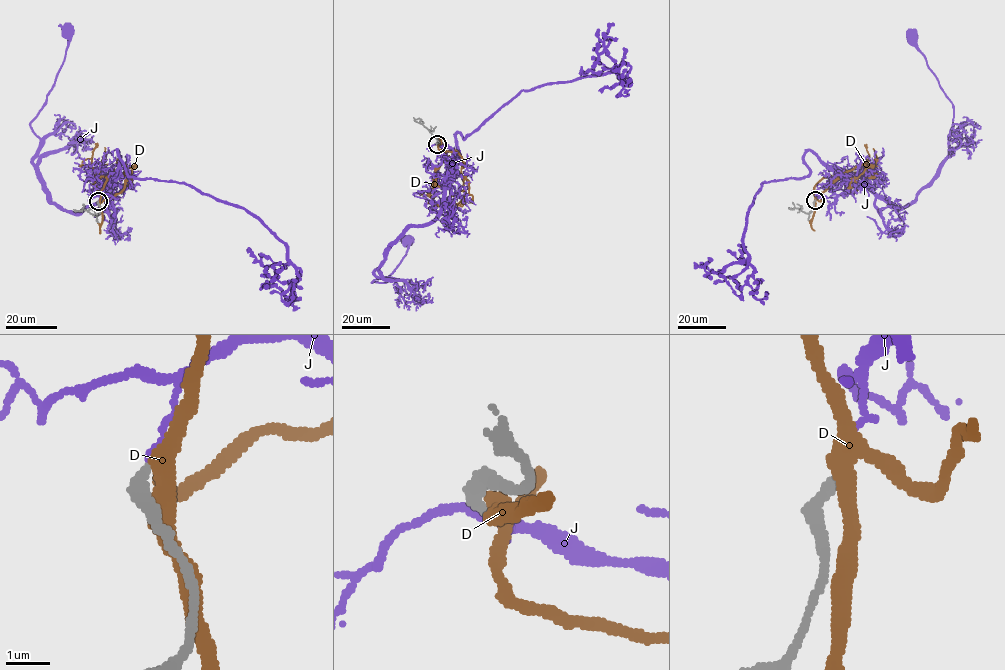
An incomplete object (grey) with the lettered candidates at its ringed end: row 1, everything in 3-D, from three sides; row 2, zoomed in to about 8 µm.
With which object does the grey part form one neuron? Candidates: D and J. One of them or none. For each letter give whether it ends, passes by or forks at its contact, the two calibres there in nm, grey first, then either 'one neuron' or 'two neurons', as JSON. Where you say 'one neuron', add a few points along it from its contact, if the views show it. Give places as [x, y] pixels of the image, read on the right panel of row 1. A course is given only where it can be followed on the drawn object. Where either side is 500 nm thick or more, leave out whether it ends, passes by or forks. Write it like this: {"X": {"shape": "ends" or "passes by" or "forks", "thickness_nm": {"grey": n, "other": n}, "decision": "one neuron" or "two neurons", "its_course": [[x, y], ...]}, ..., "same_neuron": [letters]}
{"D": {"shape": "forks", "thickness_nm": {"grey": 300, "other": 380}, "decision": "two neurons"}, "J": {"shape": "ends", "thickness_nm": {"grey": 300, "other": 110}, "decision": "two neurons"}, "same_neuron": []}

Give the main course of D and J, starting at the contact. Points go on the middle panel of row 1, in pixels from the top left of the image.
D: (437, 144), (440, 142), (445, 152), (444, 160), (434, 175), (433, 204), (444, 202)
J: (437, 144), (453, 152), (439, 213), (391, 245), (381, 278), (371, 282), (387, 281), (405, 243)

